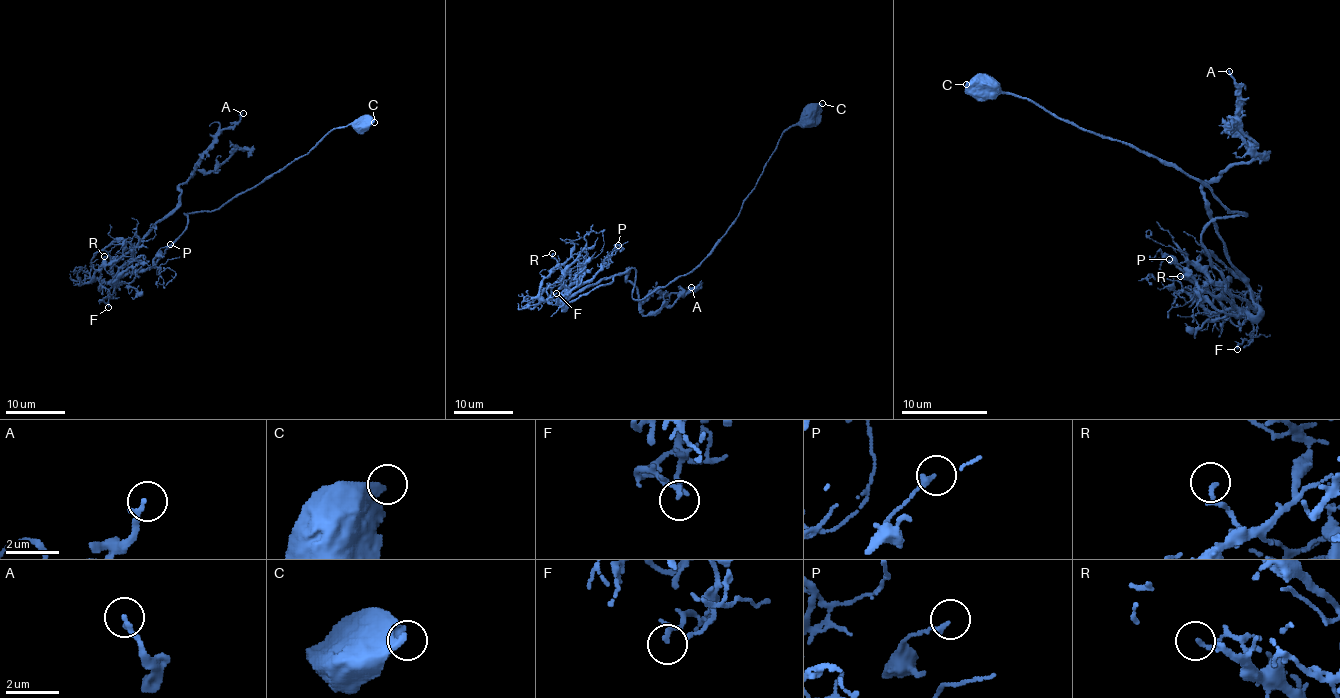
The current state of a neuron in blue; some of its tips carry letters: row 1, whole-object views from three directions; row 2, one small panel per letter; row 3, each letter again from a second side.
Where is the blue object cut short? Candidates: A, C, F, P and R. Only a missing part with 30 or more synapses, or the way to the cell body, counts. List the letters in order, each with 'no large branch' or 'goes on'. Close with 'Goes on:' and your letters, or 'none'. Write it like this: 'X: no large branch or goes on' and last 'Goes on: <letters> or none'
A: no large branch
C: no large branch
F: no large branch
P: no large branch
R: no large branch
Goes on: none

